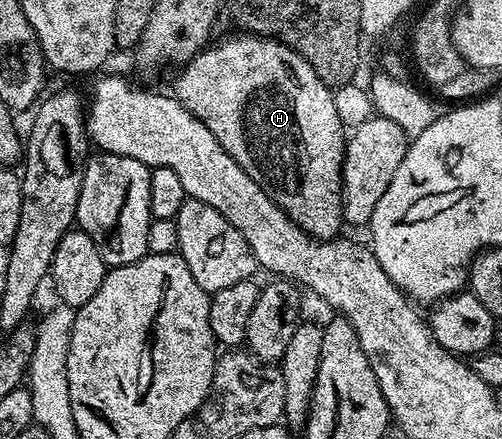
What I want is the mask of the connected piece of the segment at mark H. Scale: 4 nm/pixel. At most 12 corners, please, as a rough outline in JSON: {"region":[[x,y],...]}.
{"region":[[246,32],[178,98],[311,237],[345,224],[346,130],[290,46]]}

